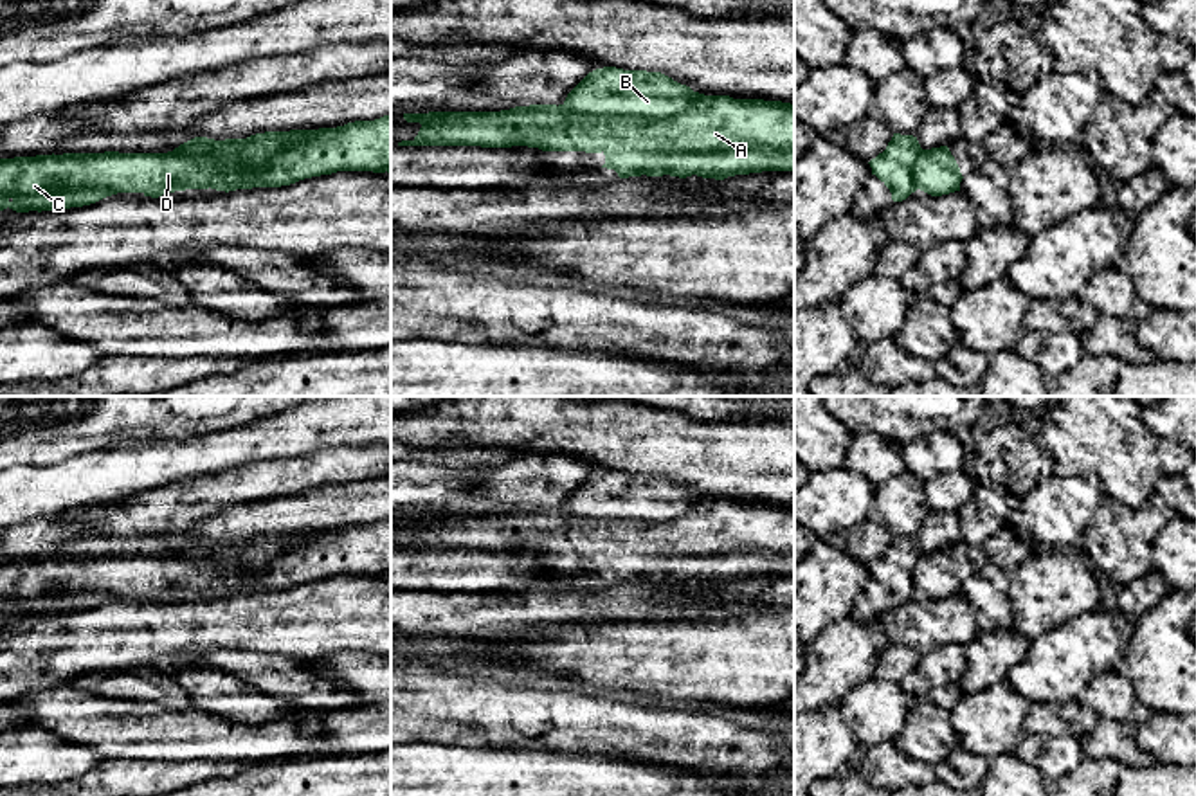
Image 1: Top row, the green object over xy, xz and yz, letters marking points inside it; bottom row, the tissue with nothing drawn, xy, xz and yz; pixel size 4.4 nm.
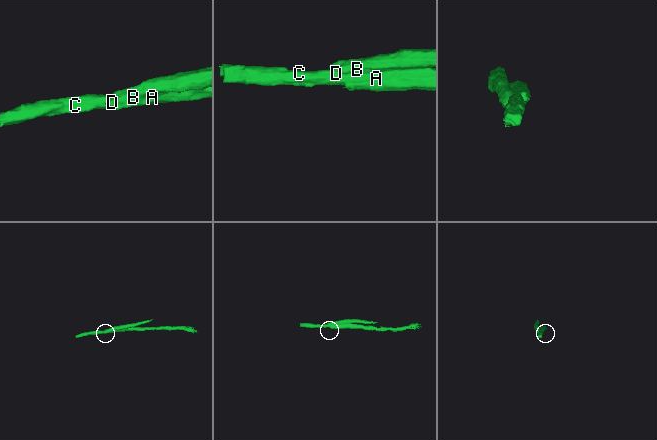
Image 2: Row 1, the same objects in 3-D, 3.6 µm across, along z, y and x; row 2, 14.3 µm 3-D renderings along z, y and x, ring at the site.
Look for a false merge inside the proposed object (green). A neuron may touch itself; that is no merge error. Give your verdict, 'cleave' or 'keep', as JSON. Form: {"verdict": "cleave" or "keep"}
{"verdict": "cleave"}

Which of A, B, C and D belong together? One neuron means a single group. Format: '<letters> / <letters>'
A C D / B

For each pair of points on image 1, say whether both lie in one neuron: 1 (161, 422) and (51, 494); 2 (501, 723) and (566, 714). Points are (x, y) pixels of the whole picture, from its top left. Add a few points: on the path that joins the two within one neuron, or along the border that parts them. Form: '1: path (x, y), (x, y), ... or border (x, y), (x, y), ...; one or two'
1: border (173, 442), (125, 442), (89, 452); two
2: path (517, 719), (550, 717); one

